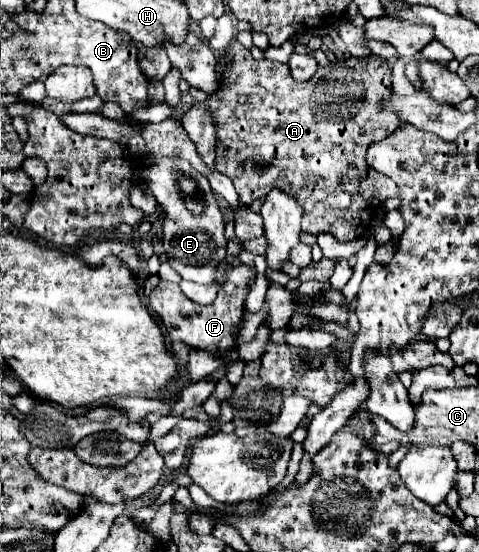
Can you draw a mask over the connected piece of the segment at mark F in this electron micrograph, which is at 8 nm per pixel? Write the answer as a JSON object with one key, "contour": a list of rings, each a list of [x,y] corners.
{"contour":[[[238,266],[234,268],[234,272],[228,276],[228,280],[220,286],[220,292],[214,300],[214,304],[210,306],[200,306],[196,302],[192,302],[190,298],[186,298],[180,290],[178,284],[172,282],[160,282],[148,296],[150,308],[152,312],[166,322],[166,330],[170,340],[180,340],[192,348],[198,350],[206,350],[210,354],[216,354],[218,358],[228,356],[234,346],[238,344],[238,336],[242,330],[242,316],[244,316],[244,304],[246,304],[246,296],[248,290],[254,282],[254,272],[248,266]]]}

